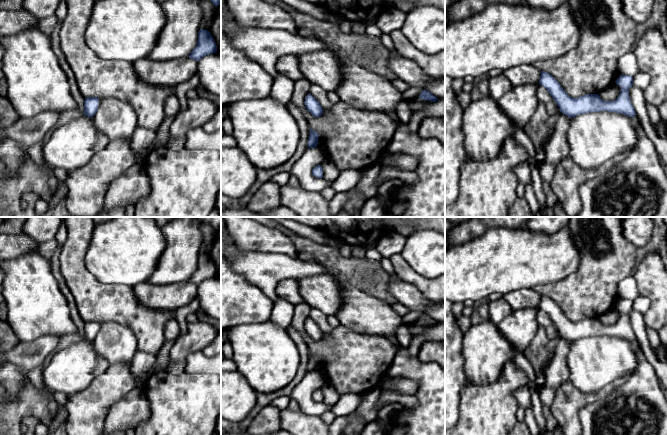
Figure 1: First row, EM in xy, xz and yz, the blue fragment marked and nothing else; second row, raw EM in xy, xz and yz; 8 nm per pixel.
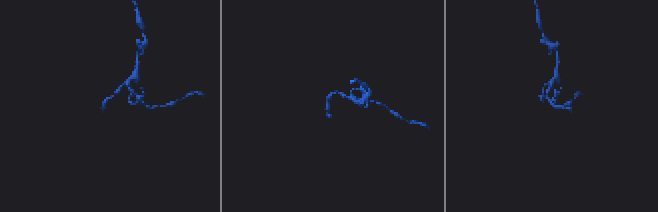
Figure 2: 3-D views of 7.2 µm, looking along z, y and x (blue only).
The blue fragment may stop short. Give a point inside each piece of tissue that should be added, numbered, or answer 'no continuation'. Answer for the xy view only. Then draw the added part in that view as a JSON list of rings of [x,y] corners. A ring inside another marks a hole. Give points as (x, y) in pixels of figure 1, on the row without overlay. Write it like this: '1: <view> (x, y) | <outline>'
no continuation

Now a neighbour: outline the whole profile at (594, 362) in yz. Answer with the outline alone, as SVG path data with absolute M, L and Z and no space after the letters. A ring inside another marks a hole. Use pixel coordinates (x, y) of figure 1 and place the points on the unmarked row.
M590 336L569 343L569 381L583 393L595 393L627 373L634 374L639 359L636 339Z

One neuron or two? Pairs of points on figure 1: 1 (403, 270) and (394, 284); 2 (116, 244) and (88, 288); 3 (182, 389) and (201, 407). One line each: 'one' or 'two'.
1: two
2: two
3: one

